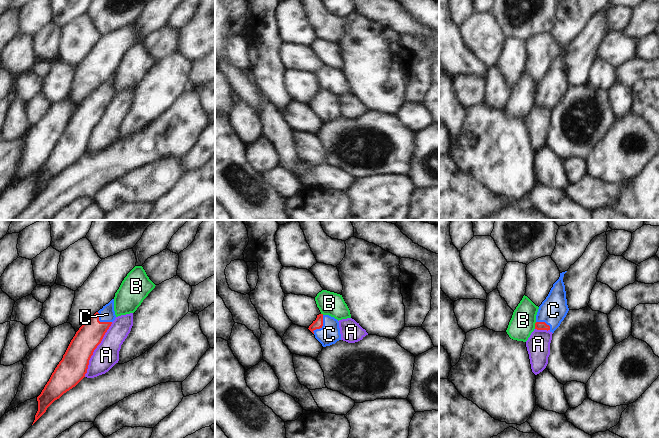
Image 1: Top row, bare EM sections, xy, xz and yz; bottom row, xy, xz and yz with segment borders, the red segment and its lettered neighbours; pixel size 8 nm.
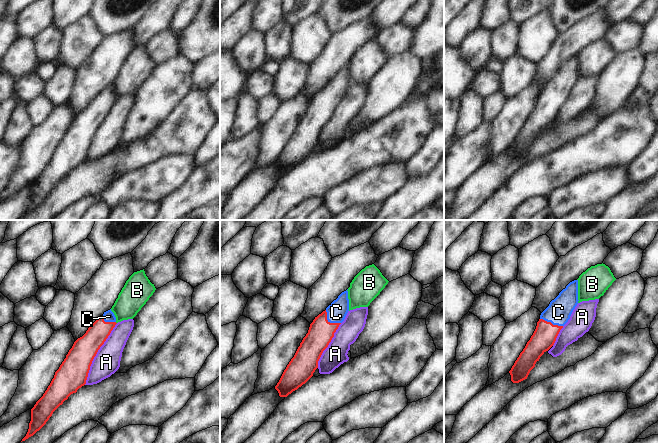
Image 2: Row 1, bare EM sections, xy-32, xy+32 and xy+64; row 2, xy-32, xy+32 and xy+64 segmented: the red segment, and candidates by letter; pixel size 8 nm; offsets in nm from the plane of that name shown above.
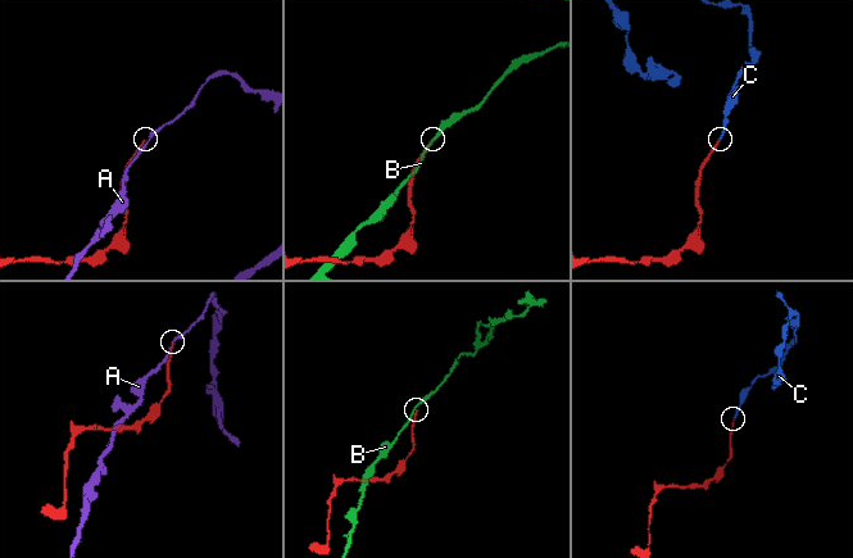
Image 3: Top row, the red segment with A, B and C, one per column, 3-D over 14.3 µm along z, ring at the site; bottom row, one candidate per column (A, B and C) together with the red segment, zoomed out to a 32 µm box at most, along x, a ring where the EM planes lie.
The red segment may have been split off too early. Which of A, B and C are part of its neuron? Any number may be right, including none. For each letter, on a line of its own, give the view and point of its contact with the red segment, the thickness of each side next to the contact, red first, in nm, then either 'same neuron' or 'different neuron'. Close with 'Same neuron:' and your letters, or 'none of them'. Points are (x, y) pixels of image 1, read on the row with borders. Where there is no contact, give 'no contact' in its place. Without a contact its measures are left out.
A: xy (95, 348) | 220/200 nm | different neuron
B: yz (535, 325) | 60/200 nm | different neuron
C: xz (321, 326) | 80/170 nm | same neuron
Same neuron: C

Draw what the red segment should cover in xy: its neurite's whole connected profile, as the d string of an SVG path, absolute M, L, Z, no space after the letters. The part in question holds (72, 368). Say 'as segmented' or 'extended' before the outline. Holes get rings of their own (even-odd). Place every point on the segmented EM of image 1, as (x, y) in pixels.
extended; M114 299L91 316L76 332L41 394L33 424L64 393L75 387L87 373L89 360L115 320Z

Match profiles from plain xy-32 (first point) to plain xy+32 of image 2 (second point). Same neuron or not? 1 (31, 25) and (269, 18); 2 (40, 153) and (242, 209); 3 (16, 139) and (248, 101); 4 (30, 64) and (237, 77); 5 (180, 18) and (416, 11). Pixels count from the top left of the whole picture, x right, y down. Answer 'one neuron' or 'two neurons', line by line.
1: one neuron
2: two neurons
3: one neuron
4: two neurons
5: one neuron

